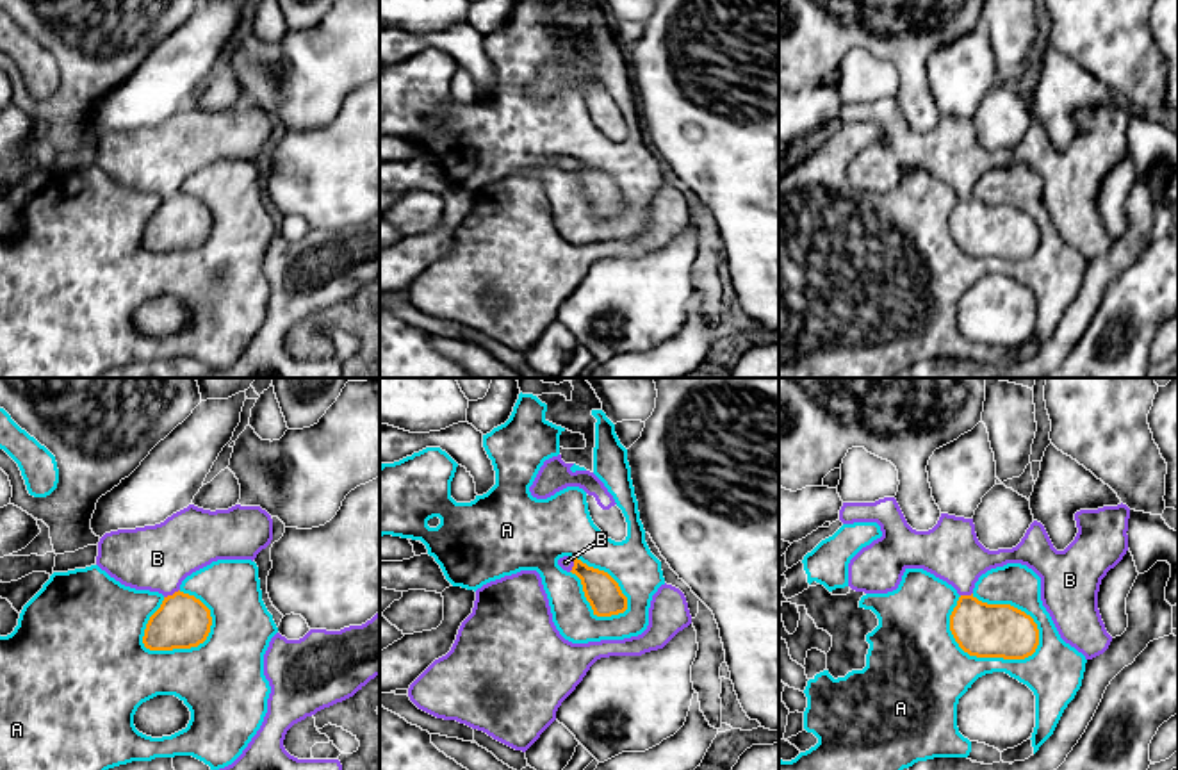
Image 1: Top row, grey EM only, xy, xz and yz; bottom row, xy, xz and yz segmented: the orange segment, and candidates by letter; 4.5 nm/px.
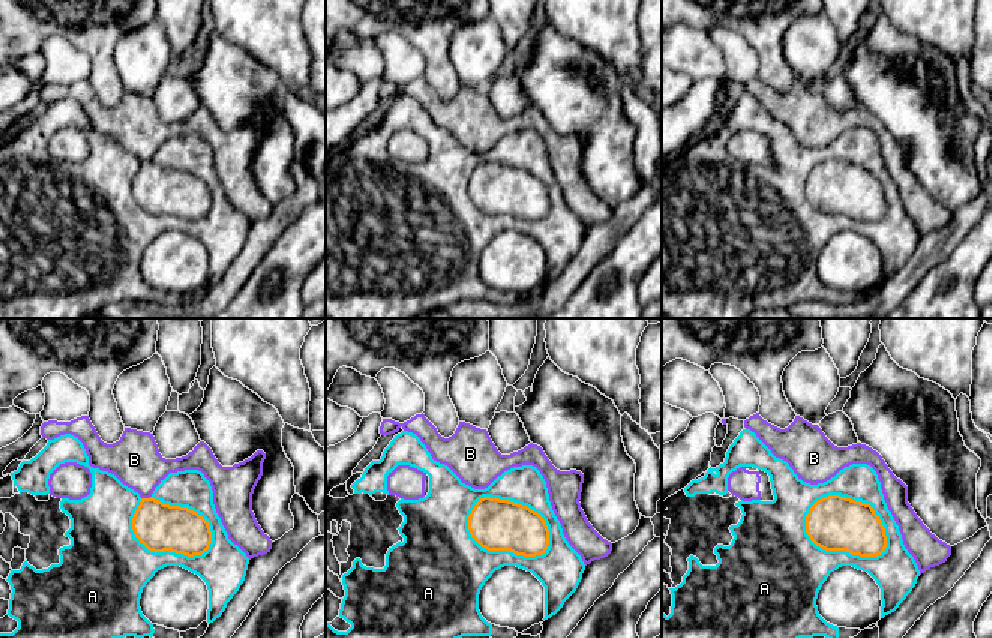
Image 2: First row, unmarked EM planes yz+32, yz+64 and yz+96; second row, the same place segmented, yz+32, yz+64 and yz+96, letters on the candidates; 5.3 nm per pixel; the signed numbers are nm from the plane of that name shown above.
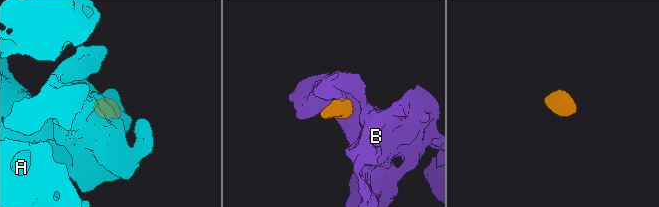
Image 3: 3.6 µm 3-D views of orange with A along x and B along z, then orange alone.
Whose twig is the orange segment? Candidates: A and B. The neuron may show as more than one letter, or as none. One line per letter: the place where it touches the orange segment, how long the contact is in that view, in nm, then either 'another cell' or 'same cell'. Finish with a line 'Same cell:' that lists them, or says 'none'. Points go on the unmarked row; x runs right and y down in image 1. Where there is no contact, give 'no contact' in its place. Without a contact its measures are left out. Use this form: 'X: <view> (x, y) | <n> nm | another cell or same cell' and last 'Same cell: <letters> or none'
A: yz (973, 255) | 440 nm | another cell
B: xy (173, 195) | 80 nm | same cell
Same cell: B

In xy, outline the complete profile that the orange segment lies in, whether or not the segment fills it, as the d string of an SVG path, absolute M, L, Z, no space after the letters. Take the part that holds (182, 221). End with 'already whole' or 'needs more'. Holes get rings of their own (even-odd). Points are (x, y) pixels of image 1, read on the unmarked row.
M194 105L164 123L105 134L96 166L135 191L164 196L143 244L150 251L191 250L210 233L210 210L180 191L192 173L217 160L255 160L273 141L273 119L260 107L203 111Z; needs more

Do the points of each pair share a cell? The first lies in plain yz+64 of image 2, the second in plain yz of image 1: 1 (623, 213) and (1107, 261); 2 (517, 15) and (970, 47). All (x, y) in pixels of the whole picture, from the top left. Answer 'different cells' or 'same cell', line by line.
1: same cell
2: different cells

